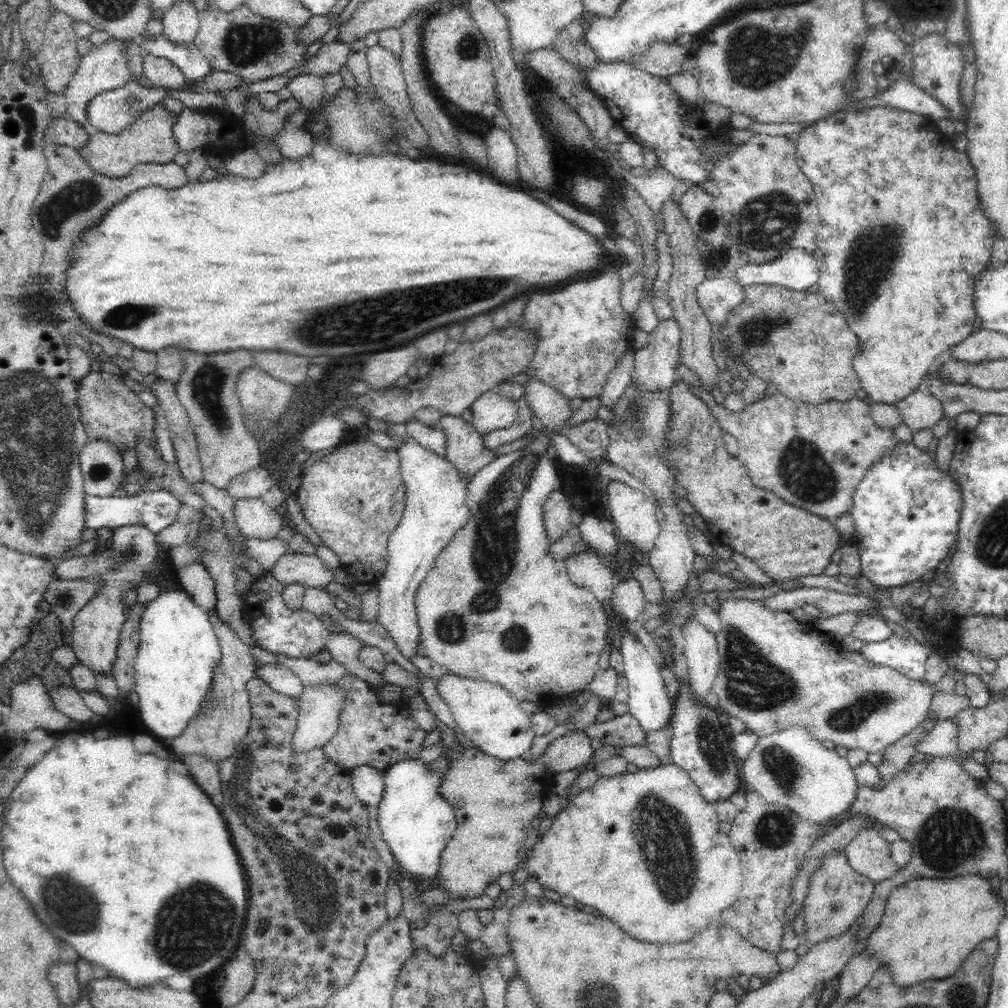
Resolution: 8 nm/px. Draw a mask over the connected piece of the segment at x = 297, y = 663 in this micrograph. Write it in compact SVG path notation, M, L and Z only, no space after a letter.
M277 656L280 665L287 666L301 683L308 686L340 682L346 675L351 674L337 660L330 659L326 664L318 664L310 659L290 659L288 656Z

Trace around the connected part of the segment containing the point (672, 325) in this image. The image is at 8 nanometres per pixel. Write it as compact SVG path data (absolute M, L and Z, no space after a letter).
M674 318L660 321L658 326L650 332L648 339L647 345L635 352L635 369L631 376L631 382L639 384L642 390L648 392L670 390L678 380L676 369L681 364L681 330L678 321Z

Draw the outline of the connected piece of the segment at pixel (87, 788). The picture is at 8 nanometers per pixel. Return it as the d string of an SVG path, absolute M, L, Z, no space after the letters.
M80 734L76 737L76 740L66 737L62 739L44 758L37 762L32 768L28 769L28 772L22 777L19 785L12 791L12 794L7 798L3 816L3 827L1 832L1 847L3 852L3 863L6 867L8 876L11 881L22 891L22 894L28 899L30 907L36 914L37 918L42 922L42 925L52 932L56 936L56 940L62 940L73 946L76 953L82 959L86 959L89 963L94 963L103 969L106 969L111 974L111 978L120 979L128 983L130 989L142 990L143 988L152 988L154 984L163 984L164 979L169 977L176 977L180 974L186 974L186 976L196 976L196 978L204 978L208 974L212 974L214 970L220 970L225 968L234 951L241 945L244 936L244 929L248 918L248 908L250 908L250 902L248 897L248 882L243 866L241 865L238 853L233 846L233 840L229 828L227 827L224 817L221 815L220 808L217 807L210 797L200 788L199 784L194 782L192 776L180 776L176 774L172 768L170 768L170 762L168 760L162 760L154 754L136 754L134 752L134 746L132 746L132 740L126 738L126 736L116 736L116 738L96 738L95 736L86 736L86 734Z

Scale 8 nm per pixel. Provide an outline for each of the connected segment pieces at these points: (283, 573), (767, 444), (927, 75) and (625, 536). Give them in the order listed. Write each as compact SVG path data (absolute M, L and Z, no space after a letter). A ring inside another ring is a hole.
M300 553L282 556L270 573L286 585L302 582L307 587L326 589L331 582L336 582L335 572L322 560Z
M692 387L692 391L708 405L720 428L736 440L740 448L737 459L757 488L772 492L787 504L826 519L849 513L856 486L865 473L873 463L899 444L894 430L880 429L872 418L869 401L859 399L858 396L852 396L844 402L829 400L810 404L790 400L780 391L776 391L773 395L750 403L742 412L735 413L728 411L724 405L718 405L712 394L695 387Z
M936 32L928 33L920 39L913 39L911 42L909 38L907 44L913 47L911 76L913 76L914 85L928 95L937 98L953 114L954 119L962 118L964 107L962 107L959 99L959 84L964 65L967 63L964 60L964 53L955 45L949 43L943 35Z
M610 481L608 484L608 511L612 518L616 535L621 543L631 550L651 551L654 548L656 537L659 535L661 525L656 521L655 502L649 500L643 492L631 488L622 481Z

